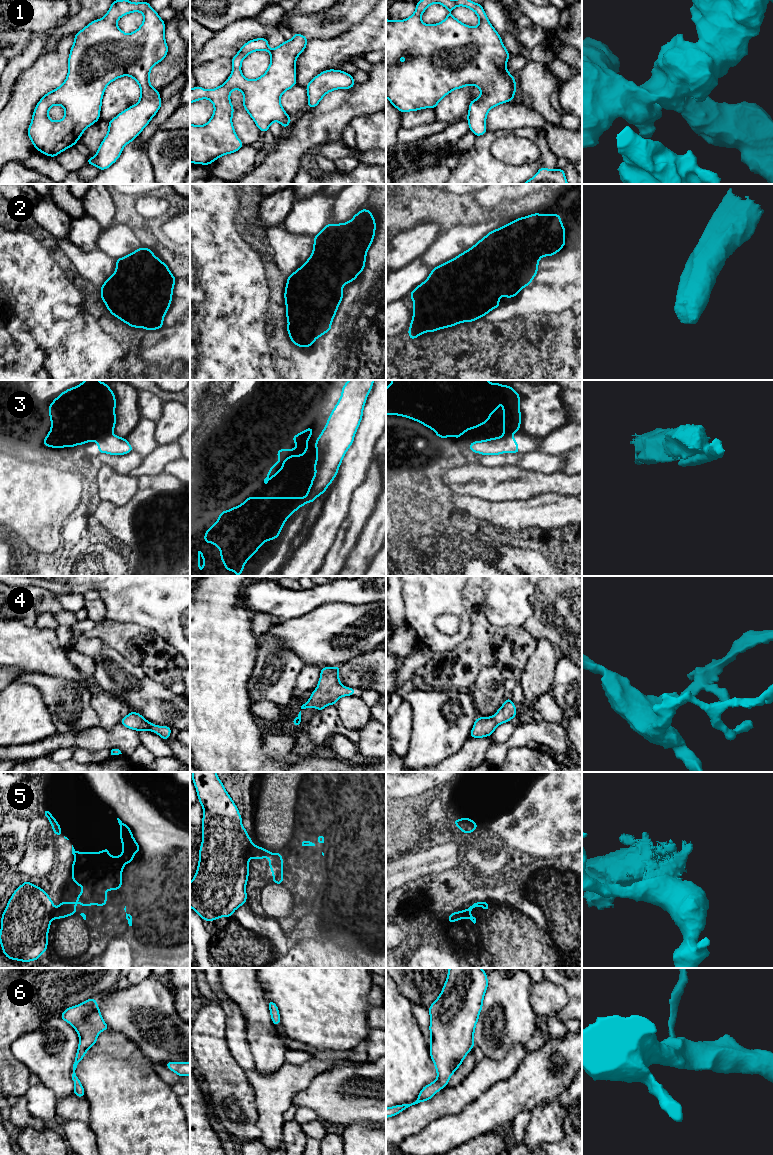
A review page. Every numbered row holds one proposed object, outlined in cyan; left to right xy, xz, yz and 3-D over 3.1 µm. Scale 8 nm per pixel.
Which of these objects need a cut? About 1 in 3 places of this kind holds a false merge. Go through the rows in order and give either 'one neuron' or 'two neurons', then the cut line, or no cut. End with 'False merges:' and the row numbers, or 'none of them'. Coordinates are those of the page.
1: one neuron | no cut
2: one neuron | no cut
3: two neurons | xy (109, 434), (96, 440)
4: one neuron | no cut
5: two neurons | xz (252, 847), (250, 855)
6: one neuron | no cut
False merges: 3, 5

